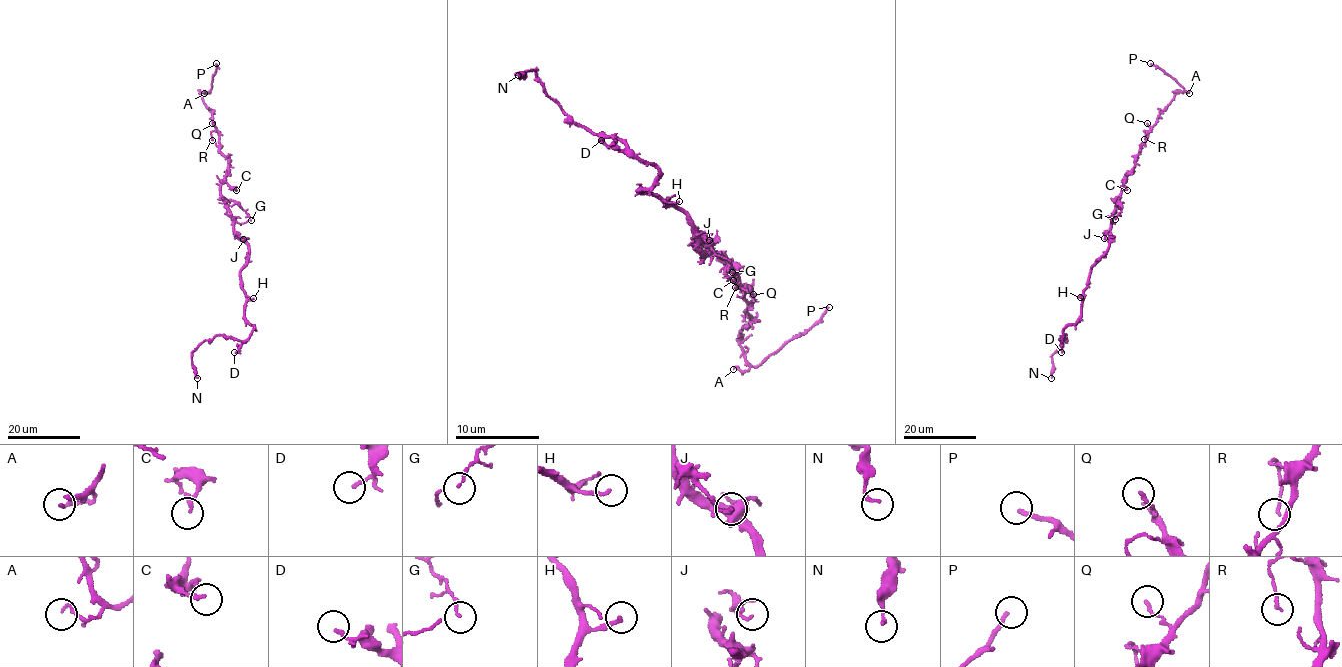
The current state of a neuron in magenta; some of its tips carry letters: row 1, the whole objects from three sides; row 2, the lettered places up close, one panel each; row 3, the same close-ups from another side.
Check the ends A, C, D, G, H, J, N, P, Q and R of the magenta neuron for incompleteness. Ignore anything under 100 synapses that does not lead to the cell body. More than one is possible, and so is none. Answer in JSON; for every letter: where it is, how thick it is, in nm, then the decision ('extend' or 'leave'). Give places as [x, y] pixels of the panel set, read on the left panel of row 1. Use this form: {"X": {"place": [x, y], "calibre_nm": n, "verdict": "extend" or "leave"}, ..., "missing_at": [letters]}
{"A": {"place": [204, 93], "calibre_nm": 130, "verdict": "leave"}, "C": {"place": [236, 190], "calibre_nm": 160, "verdict": "leave"}, "D": {"place": [234, 352], "calibre_nm": 150, "verdict": "leave"}, "G": {"place": [251, 220], "calibre_nm": 90, "verdict": "leave"}, "H": {"place": [253, 298], "calibre_nm": 160, "verdict": "leave"}, "J": {"place": [243, 239], "calibre_nm": 120, "verdict": "leave"}, "N": {"place": [197, 378], "calibre_nm": 140, "verdict": "leave"}, "P": {"place": [216, 63], "calibre_nm": 200, "verdict": "extend"}, "Q": {"place": [212, 123], "calibre_nm": 130, "verdict": "leave"}, "R": {"place": [212, 140], "calibre_nm": 120, "verdict": "leave"}, "missing_at": ["P"]}

